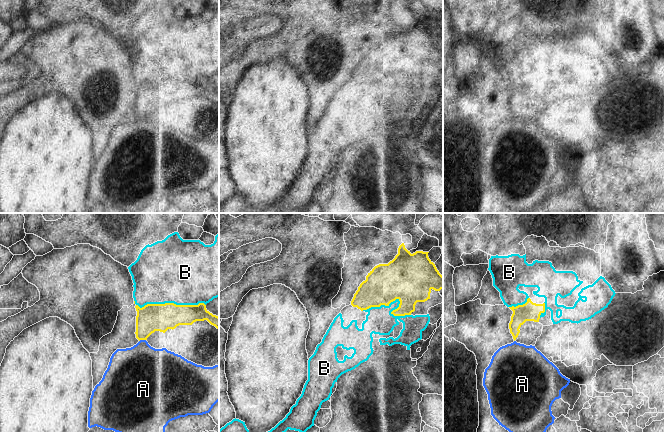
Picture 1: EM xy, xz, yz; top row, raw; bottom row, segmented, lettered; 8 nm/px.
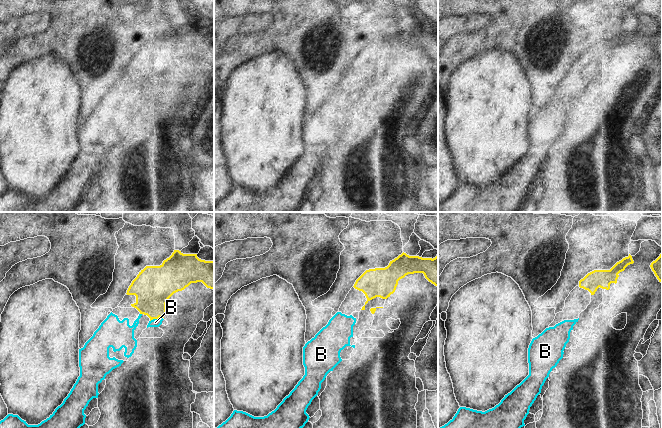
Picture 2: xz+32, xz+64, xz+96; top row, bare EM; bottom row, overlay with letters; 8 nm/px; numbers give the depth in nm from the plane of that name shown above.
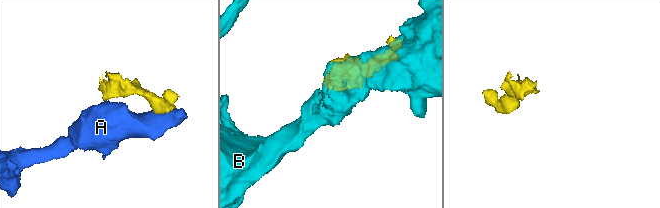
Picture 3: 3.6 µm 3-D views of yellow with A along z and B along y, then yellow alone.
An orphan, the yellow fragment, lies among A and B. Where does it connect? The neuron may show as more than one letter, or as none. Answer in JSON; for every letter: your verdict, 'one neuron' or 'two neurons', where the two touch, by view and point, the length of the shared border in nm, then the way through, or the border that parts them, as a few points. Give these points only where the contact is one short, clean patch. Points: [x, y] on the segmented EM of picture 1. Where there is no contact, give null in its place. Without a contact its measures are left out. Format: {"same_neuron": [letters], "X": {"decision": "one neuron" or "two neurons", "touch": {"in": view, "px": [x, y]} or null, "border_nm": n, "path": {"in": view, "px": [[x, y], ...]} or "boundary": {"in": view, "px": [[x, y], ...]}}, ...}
{"same_neuron": [], "A": {"decision": "two neurons", "touch": {"in": "xy", "px": [142, 339]}, "border_nm": 60, "boundary": {"in": "xy", "px": [[145, 339], [139, 341]]}}, "B": {"decision": "two neurons", "touch": {"in": "xy", "px": [169, 303]}, "border_nm": 600}}

